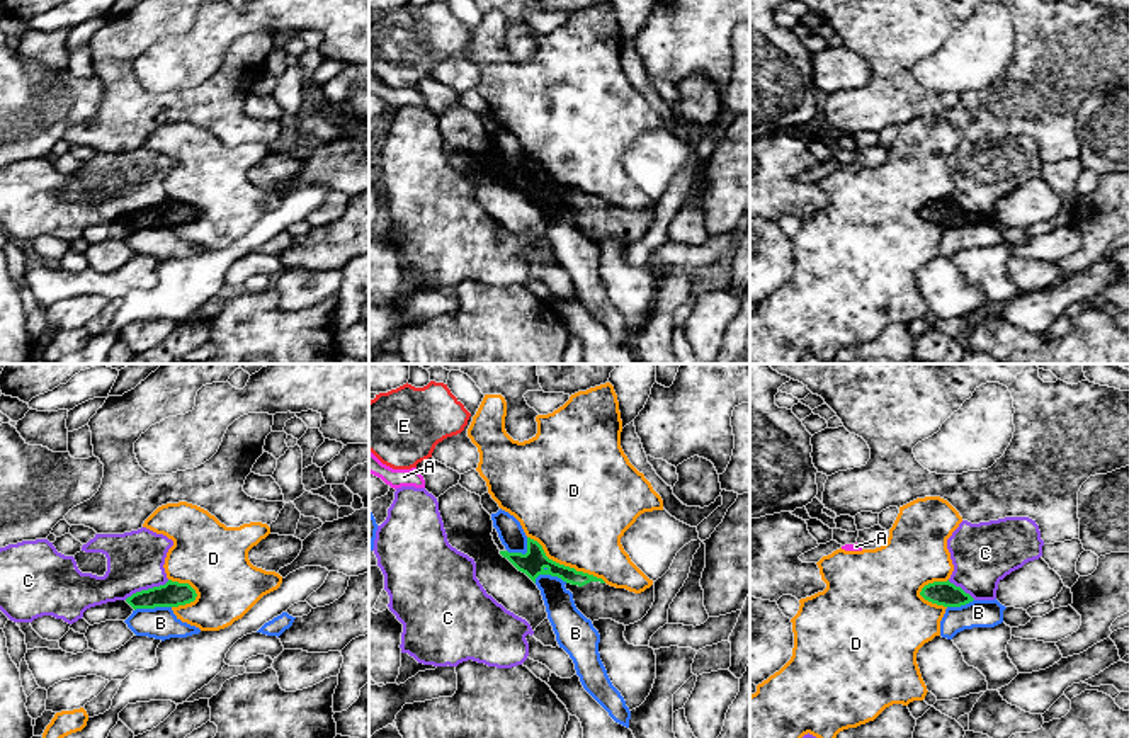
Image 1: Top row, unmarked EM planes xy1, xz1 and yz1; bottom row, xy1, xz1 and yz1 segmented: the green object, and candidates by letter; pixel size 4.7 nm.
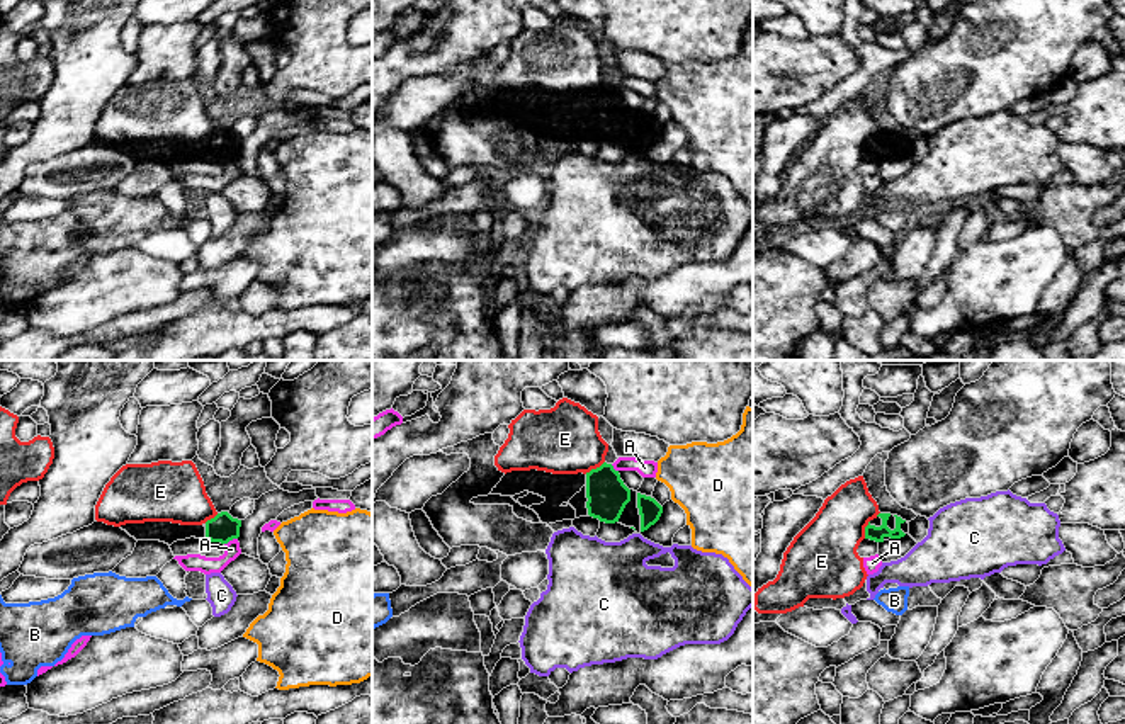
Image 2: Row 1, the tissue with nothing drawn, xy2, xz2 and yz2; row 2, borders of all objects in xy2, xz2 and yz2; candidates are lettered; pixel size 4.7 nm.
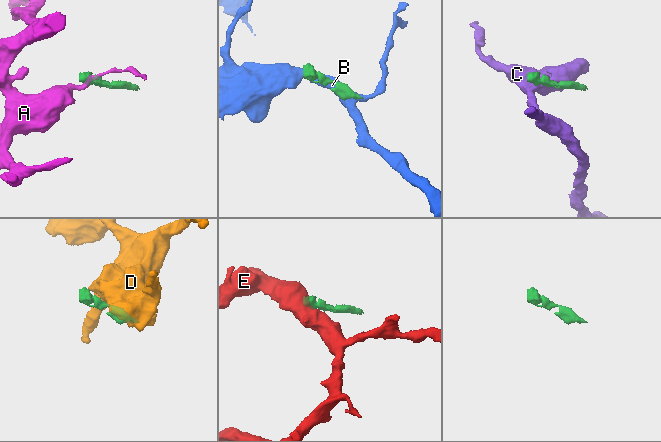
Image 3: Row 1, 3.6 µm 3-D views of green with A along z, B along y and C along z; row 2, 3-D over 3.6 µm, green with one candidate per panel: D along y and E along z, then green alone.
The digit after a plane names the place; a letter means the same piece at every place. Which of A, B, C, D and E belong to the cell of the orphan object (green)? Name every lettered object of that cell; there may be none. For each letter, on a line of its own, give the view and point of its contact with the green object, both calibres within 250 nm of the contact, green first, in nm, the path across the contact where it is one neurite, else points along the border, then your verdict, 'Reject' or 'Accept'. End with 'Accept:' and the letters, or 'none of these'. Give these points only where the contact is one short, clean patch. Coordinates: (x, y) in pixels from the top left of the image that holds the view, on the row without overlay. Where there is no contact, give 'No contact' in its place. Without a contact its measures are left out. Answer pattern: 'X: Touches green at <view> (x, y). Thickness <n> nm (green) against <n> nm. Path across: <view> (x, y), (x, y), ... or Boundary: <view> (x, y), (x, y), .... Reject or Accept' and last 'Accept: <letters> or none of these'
A: Touches green at xy2 (230, 158). Thickness 140 nm (green) against 80 nm. Boundary: xy2 (237, 157), (225, 164). Reject
B: Touches green at xy1 (152, 227). Thickness 120 nm (green) against 160 nm. Boundary: xy1 (170, 225), (138, 227), (135, 230). Reject
C: Touches green at xy1 (148, 208). Thickness 120 nm (green) against 280 nm. Reject
D: Touches green at xz1 (563, 184). Thickness 120 nm (green) against 460 nm. Reject
E: Touches green at xz2 (593, 89). Thickness 190 nm (green) against 320 nm. Boundary: xz2 (604, 80), (585, 92). Reject
Accept: none of these

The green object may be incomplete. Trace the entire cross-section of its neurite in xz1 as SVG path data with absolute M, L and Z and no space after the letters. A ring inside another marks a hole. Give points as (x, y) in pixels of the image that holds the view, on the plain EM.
M527 156L525 173L508 170L500 170L500 173L534 202L539 194L561 197L566 202L566 209L573 213L576 228L592 241L612 238L629 245L641 240L655 221L655 201L641 213L610 206L602 197L549 179L542 165L530 156Z

